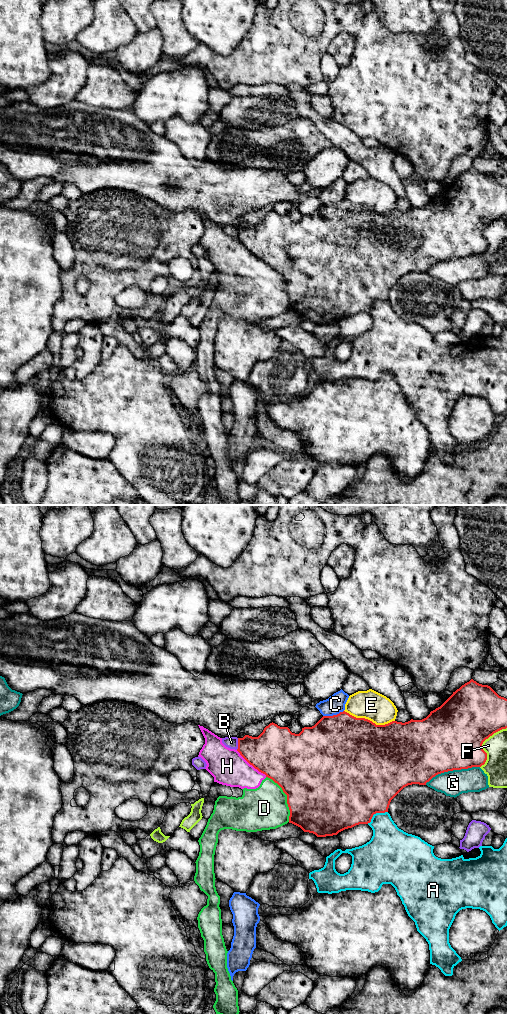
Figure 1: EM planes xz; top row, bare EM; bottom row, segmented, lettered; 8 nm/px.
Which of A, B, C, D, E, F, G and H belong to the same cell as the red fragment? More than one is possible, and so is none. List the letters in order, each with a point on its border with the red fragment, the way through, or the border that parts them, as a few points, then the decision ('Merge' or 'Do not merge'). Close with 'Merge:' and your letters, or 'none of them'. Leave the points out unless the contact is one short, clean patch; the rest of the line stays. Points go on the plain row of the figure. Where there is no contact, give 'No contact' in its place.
A: Touches red at xz (375, 301). Do not merge
B: Touches red at xz (238, 232). Do not merge
C: Touches red at xz (333, 203). Do not merge
D: Touches red at xz (287, 285). Do not merge
E: Touches red at xz (369, 208). Do not merge
F: Touches red at xz (482, 231). Do not merge
G: Touches red at xz (452, 258). Do not merge
H: Touches red at xz (251, 252). Boundary: xz (236, 238), (266, 264). Do not merge
Merge: none of them

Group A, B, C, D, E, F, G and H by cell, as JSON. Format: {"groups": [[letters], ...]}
{"groups": [["A"], ["B"], ["C"], ["D", "H"], ["E"], ["F"], ["G"]]}

